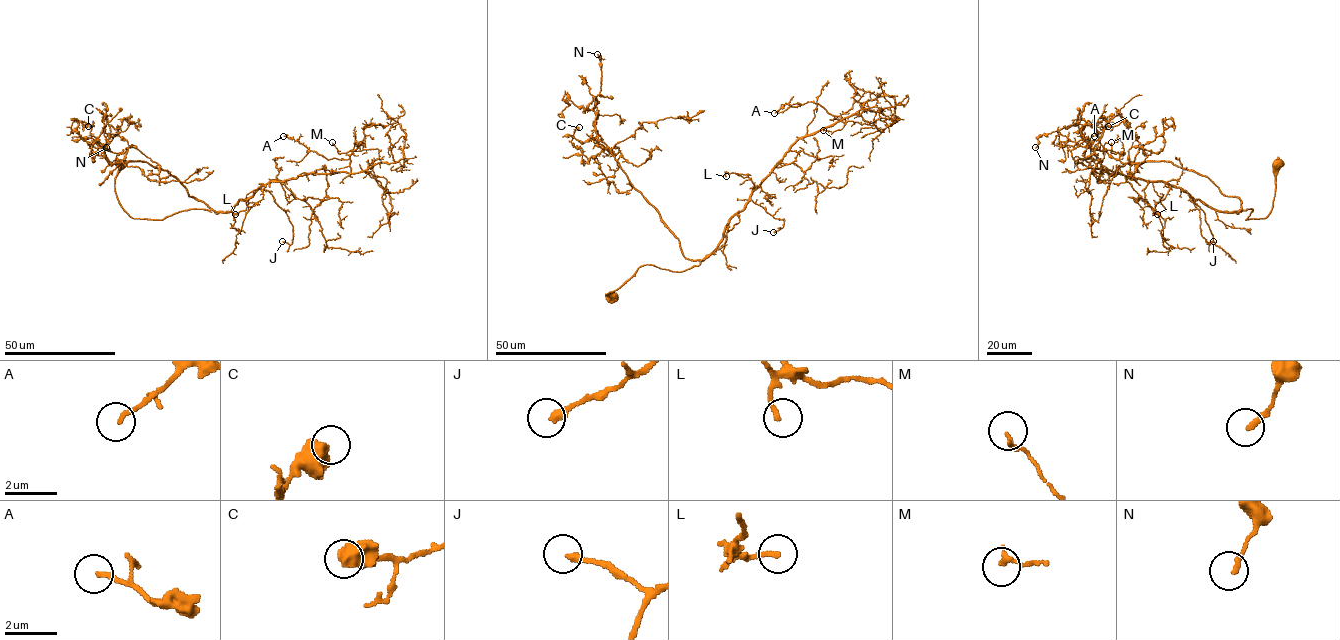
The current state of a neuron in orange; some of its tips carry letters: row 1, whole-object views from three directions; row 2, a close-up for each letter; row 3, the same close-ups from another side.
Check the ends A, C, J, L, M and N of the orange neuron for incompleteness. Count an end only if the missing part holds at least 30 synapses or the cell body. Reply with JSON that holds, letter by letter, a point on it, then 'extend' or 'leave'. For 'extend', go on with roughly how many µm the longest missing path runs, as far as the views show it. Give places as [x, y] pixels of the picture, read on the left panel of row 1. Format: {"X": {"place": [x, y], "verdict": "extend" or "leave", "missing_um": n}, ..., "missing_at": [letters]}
{"A": {"place": [283, 136], "verdict": "leave"}, "C": {"place": [88, 126], "verdict": "leave"}, "J": {"place": [282, 241], "verdict": "leave"}, "L": {"place": [235, 214], "verdict": "leave"}, "M": {"place": [332, 142], "verdict": "leave"}, "N": {"place": [106, 147], "verdict": "leave"}, "missing_at": []}

